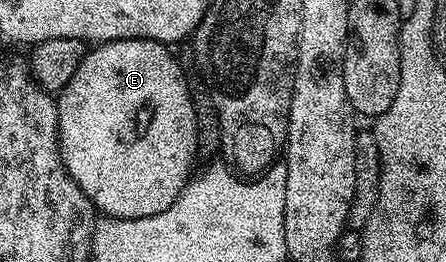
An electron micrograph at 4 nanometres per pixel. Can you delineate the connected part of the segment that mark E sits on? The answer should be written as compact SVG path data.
M154 40L99 43L87 51L71 80L57 93L58 146L62 149L62 164L103 217L135 220L160 214L176 202L195 171L194 158L199 155L196 114L184 68L174 61L170 52L173 51L167 45Z

